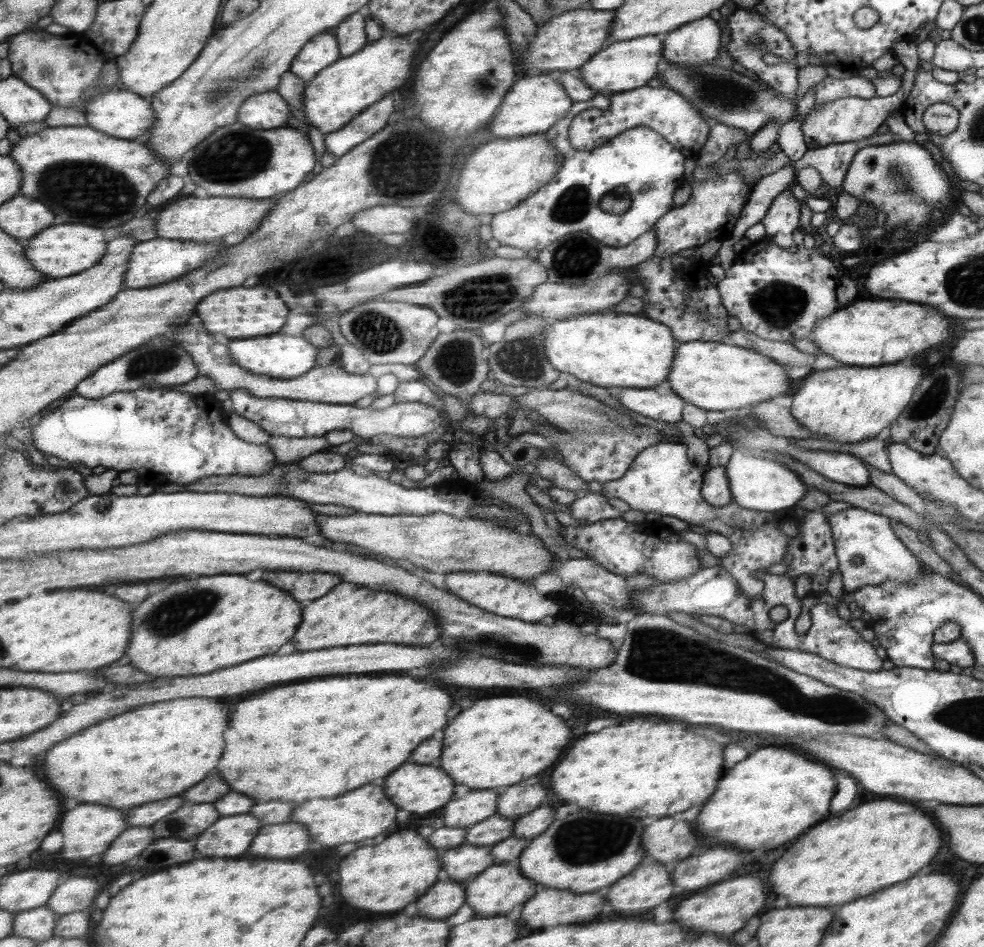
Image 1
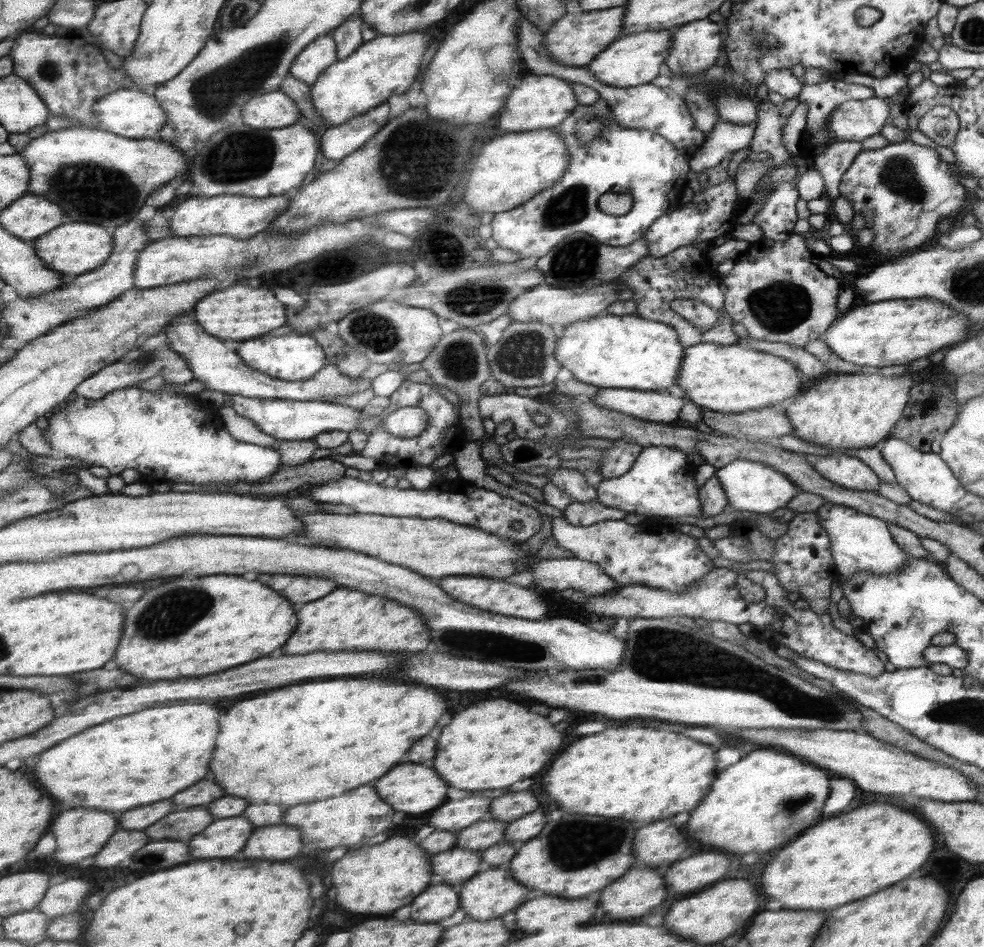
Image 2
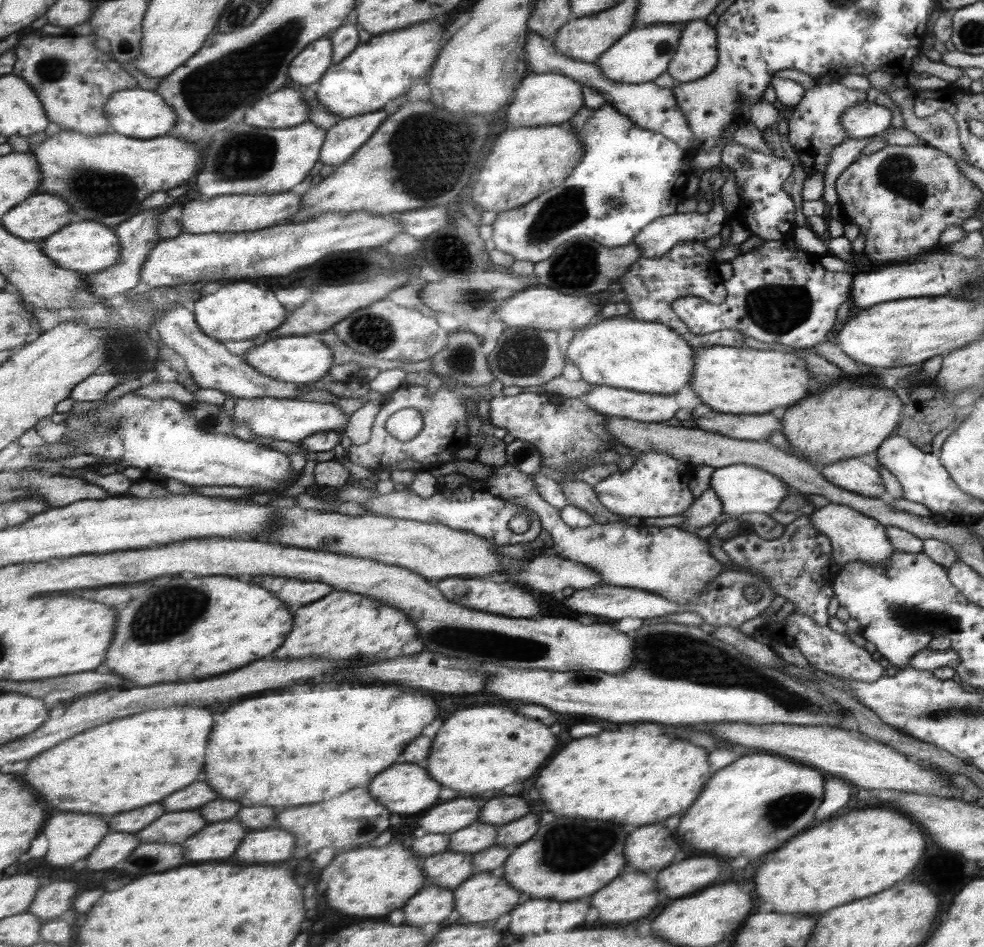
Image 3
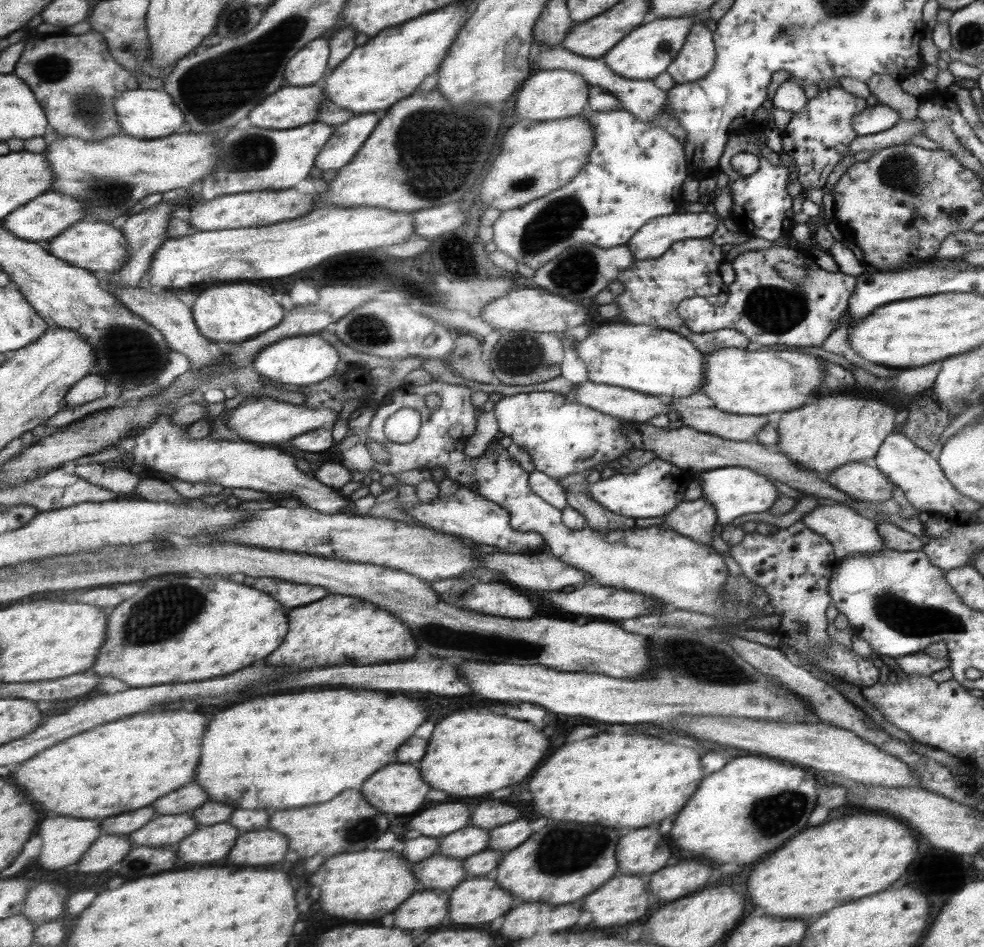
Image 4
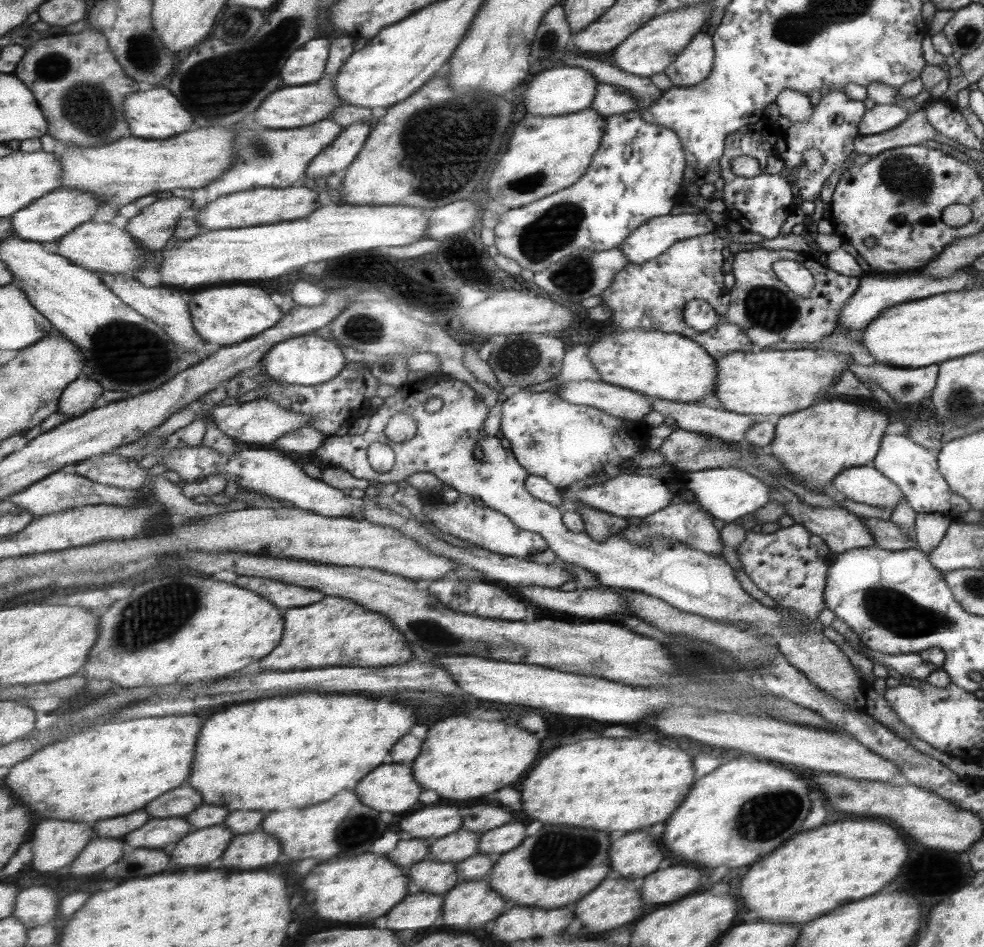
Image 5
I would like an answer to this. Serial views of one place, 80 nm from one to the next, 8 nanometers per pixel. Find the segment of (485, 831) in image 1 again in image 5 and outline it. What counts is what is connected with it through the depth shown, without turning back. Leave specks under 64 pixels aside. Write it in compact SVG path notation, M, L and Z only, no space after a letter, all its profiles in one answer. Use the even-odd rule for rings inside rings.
M459 830L455 834L449 834L435 844L431 844L431 852L427 858L435 858L439 862L463 862L477 854L479 838L473 832Z

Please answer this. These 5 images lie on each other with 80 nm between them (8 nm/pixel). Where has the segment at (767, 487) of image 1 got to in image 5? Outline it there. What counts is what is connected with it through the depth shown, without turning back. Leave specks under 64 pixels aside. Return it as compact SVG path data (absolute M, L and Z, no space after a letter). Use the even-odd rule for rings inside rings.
M731 466L685 472L684 481L686 490L693 494L693 501L697 502L702 510L706 510L713 519L717 518L724 523L731 523L736 518L741 519L745 514L754 513L771 499L770 488L756 477Z

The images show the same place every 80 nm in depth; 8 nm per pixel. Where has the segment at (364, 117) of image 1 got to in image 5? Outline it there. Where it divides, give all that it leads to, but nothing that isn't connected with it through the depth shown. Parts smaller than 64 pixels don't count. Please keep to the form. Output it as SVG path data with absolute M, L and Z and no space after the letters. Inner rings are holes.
M358 122L344 129L342 135L333 141L325 150L322 150L313 162L307 167L306 177L327 178L333 174L344 174L359 156L359 153L370 138L375 124Z

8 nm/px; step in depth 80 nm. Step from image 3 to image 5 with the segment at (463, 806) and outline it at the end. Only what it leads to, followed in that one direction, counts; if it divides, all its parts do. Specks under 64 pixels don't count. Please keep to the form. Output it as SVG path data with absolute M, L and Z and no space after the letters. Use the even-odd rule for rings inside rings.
M429 806L417 810L415 814L407 816L401 822L401 828L409 832L413 838L429 840L429 838L443 838L453 834L463 826L463 818L459 808L455 806Z

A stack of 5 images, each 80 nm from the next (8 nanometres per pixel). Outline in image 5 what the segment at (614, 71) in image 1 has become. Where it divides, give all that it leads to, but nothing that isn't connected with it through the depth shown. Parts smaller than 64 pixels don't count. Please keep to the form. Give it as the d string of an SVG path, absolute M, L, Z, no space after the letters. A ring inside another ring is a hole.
M701 2L698 5L685 6L682 9L671 10L660 16L653 17L646 22L645 26L641 25L623 44L620 44L609 56L615 58L615 66L627 72L635 74L639 78L649 78L655 74L663 73L664 69L669 67L675 57L686 48L689 41L708 25L709 13L711 12L711 2Z

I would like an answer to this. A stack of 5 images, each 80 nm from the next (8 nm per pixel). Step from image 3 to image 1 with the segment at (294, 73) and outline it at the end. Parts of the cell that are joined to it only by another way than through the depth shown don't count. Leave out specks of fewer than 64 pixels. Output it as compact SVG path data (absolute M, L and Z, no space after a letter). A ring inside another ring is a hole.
M334 31L315 35L294 60L291 72L309 83L328 66L334 65L342 56Z

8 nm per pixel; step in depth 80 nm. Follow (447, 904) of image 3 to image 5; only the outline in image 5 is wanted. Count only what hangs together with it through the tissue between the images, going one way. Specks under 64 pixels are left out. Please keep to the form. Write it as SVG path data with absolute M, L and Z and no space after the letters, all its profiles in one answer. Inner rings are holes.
M413 894L407 896L405 902L395 906L389 918L389 928L391 930L423 930L431 928L437 918L443 914L443 902L445 896L437 894Z

